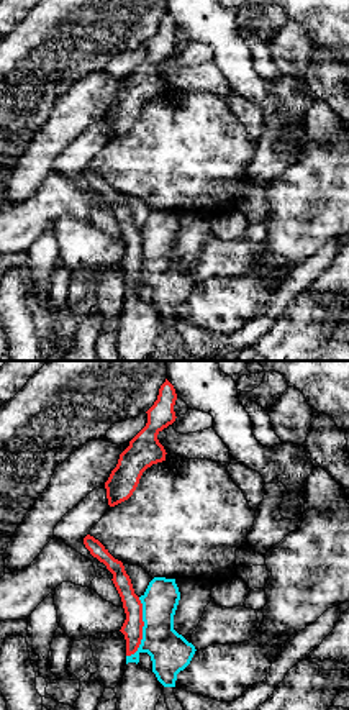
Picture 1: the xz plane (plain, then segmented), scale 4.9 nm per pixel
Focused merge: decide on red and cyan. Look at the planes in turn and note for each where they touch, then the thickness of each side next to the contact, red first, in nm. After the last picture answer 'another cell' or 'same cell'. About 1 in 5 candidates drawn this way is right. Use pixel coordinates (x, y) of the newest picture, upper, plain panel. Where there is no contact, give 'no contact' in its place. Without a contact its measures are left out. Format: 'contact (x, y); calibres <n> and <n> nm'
contact (141, 261); calibres 100 and 200 nm

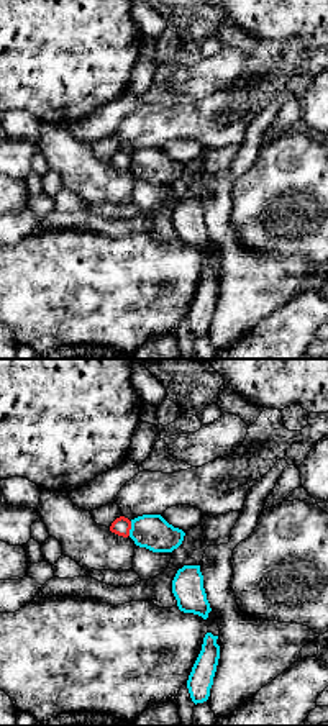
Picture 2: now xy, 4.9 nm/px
contact (130, 161); calibres 90 and 170 nm

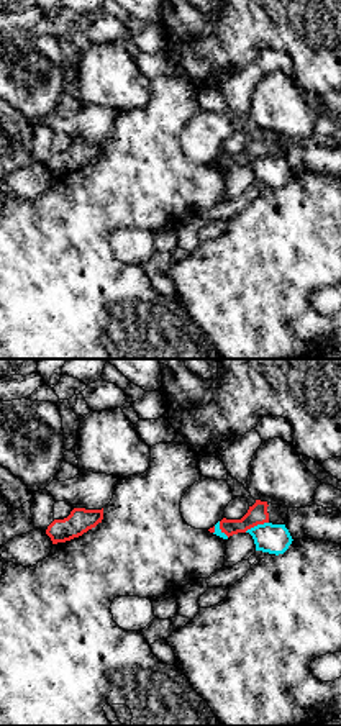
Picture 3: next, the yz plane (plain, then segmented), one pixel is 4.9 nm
contact (256, 158); calibres 100 and 140 nm

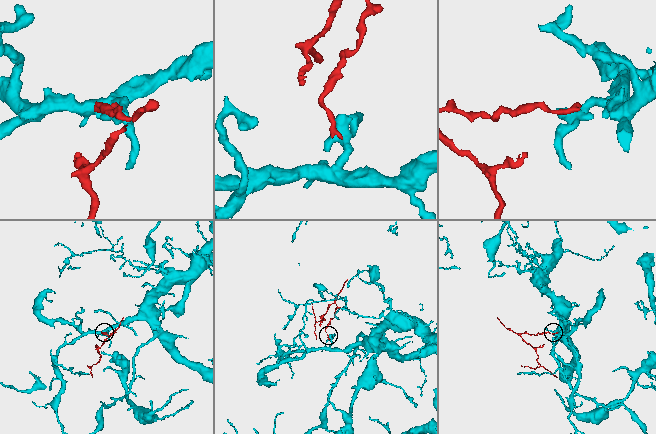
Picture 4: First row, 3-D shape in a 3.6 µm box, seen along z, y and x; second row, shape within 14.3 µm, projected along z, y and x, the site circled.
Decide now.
another cell

